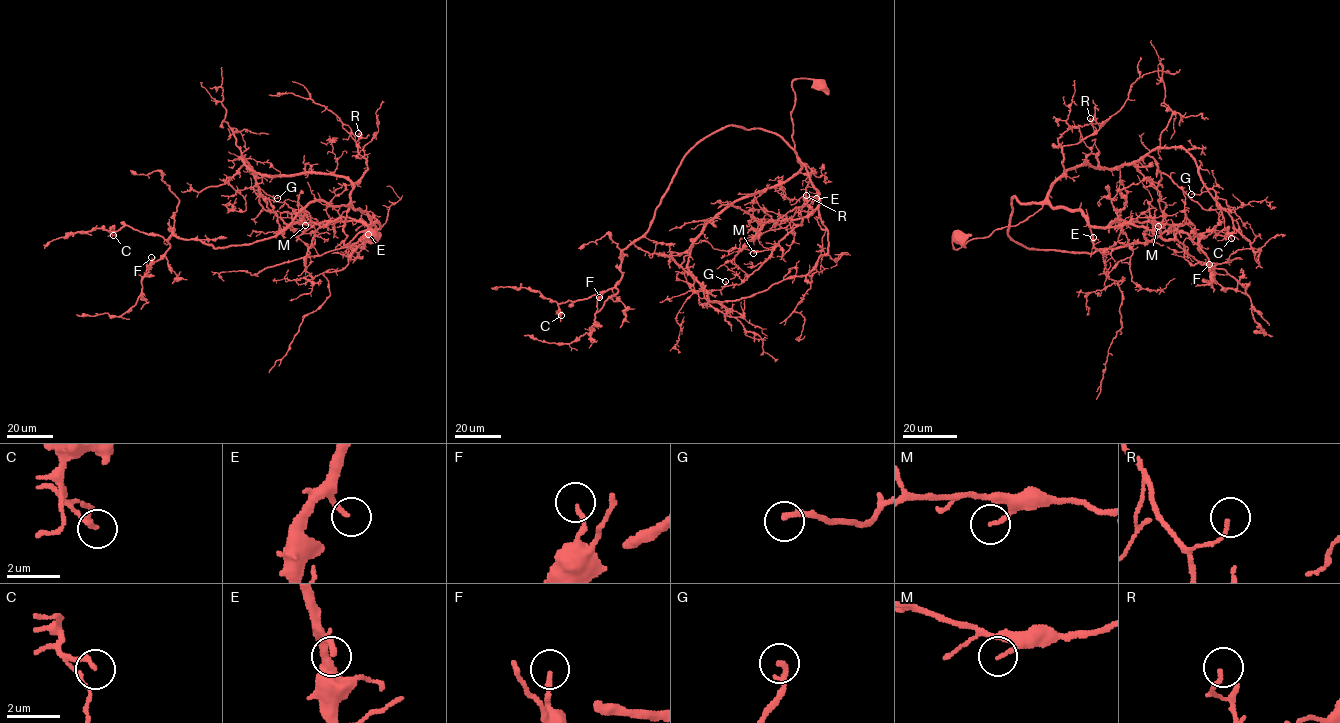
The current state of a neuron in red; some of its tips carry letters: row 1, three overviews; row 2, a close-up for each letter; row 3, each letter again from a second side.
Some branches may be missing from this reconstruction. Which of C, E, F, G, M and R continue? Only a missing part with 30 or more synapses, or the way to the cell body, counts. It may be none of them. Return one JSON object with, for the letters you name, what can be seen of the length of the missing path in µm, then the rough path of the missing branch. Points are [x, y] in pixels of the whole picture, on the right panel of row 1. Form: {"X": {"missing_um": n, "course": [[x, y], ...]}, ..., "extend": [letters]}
{"E": {"missing_um": 25, "course": [[1093, 237], [1081, 250], [1080, 258], [1089, 275]]}, "extend": ["E"]}

